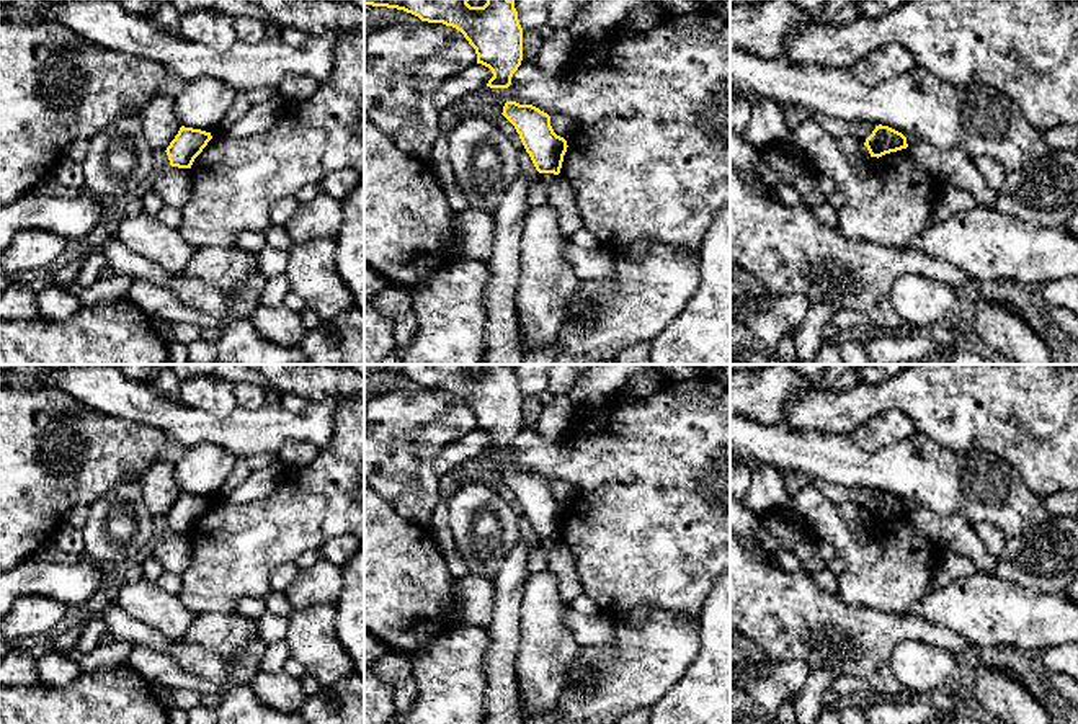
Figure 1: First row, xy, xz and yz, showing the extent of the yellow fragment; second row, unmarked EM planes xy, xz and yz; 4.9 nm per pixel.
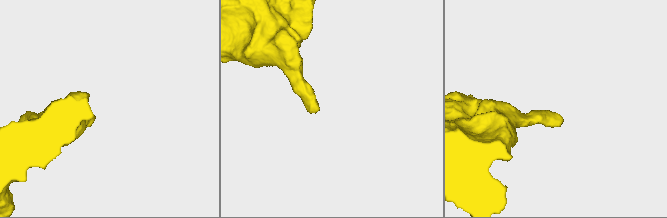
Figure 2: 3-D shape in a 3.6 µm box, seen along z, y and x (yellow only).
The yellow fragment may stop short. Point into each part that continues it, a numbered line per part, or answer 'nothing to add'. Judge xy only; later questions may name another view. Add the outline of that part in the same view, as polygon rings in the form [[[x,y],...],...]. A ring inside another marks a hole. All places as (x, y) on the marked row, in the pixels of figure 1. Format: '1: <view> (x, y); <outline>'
nothing to add

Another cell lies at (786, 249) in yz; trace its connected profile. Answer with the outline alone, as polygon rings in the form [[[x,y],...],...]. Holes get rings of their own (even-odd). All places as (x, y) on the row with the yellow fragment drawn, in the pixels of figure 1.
[[[730,163],[730,263],[753,275],[773,296],[802,294],[810,304],[831,302],[840,309],[864,314],[872,328],[902,325],[895,312],[892,284],[905,275],[933,278],[969,301],[978,294],[980,281],[946,260],[908,247],[885,247],[844,237],[836,226],[822,224],[805,206],[792,208],[750,186]]]

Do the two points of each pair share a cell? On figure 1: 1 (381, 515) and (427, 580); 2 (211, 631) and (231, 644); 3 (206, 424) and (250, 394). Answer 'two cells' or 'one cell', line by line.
1: one cell
2: one cell
3: two cells

